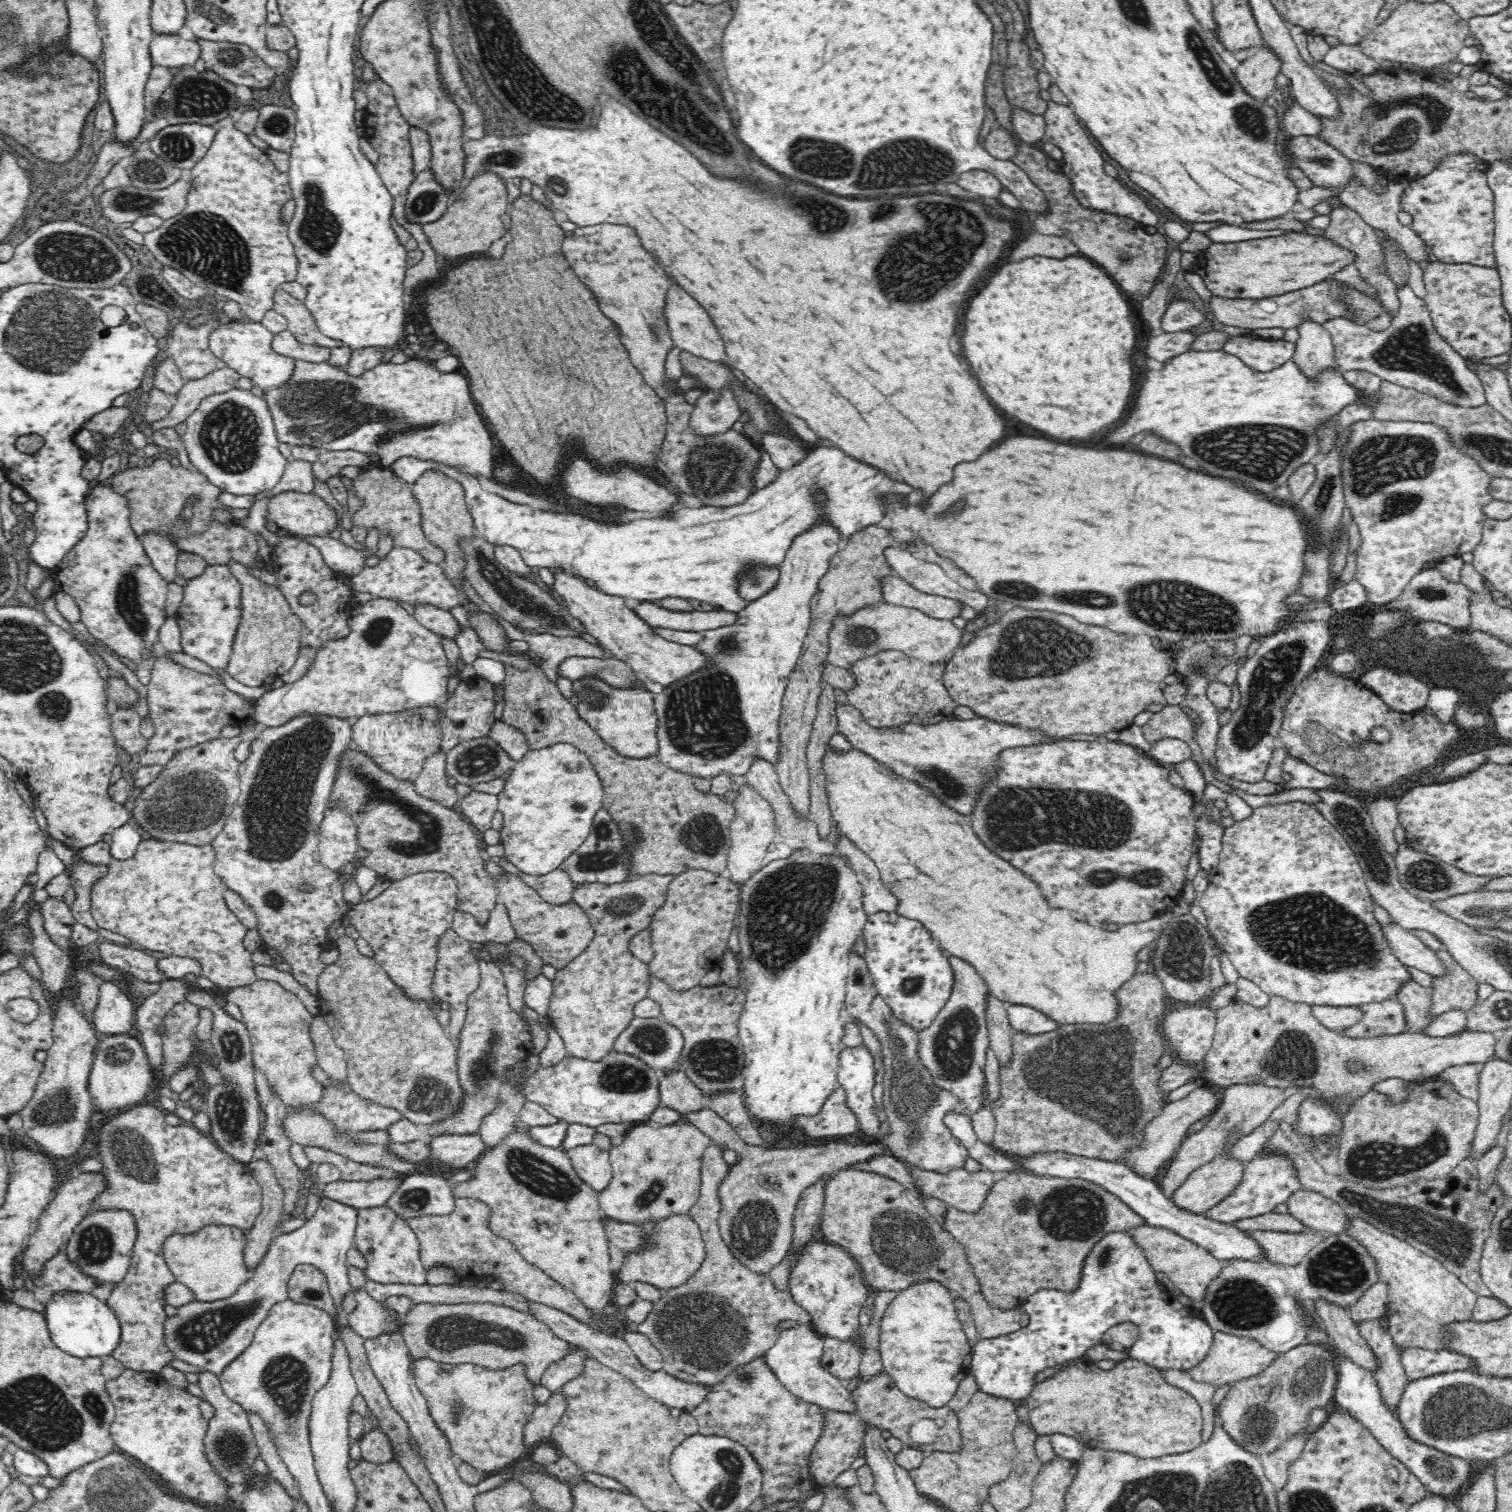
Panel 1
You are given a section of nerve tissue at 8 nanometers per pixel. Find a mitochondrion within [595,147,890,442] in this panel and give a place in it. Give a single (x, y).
(814, 207)

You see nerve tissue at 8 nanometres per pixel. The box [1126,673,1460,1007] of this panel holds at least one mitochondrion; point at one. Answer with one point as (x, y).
(1310, 931)

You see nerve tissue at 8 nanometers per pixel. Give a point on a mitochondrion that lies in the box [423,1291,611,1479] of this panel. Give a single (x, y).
(455, 1412)

